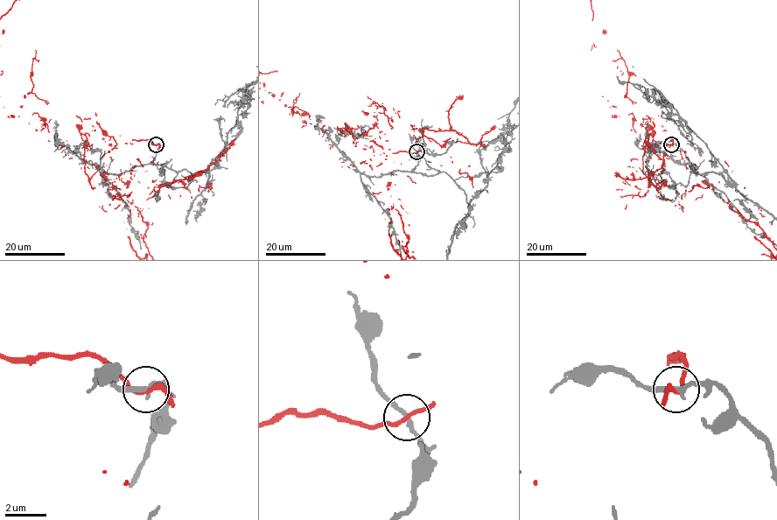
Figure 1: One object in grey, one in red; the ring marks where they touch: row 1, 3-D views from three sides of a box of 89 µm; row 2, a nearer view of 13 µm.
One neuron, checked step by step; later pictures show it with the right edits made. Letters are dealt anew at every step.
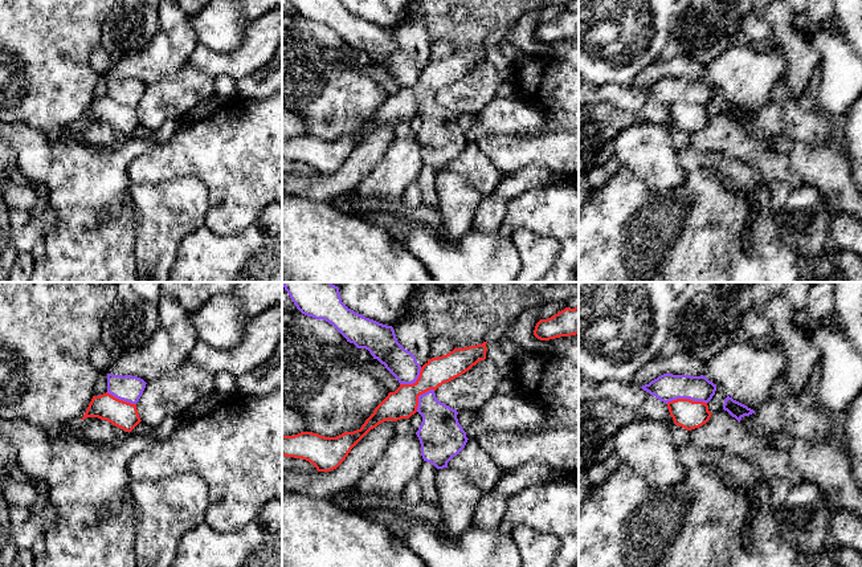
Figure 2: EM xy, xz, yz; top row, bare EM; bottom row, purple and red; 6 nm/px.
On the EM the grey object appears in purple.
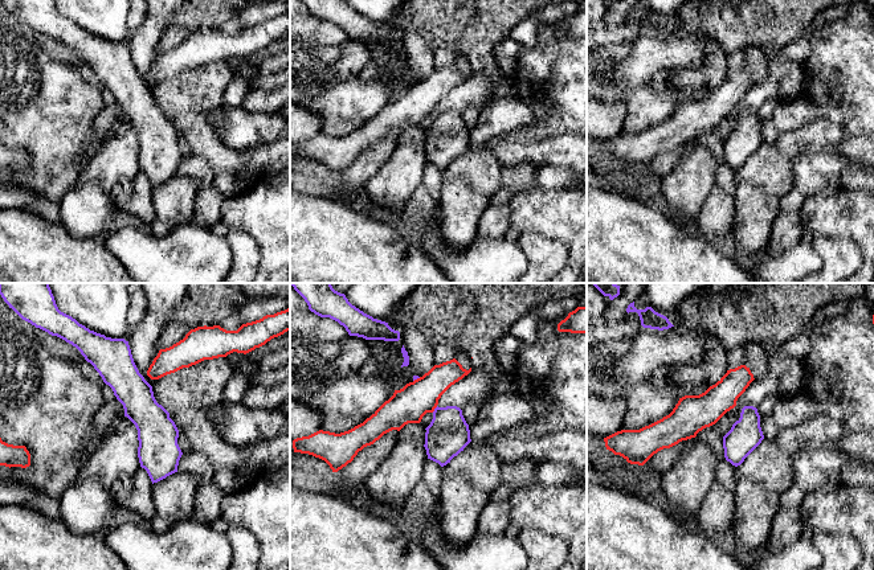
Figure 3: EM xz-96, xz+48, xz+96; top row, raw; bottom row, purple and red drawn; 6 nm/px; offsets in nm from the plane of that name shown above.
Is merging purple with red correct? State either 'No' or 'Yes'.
No

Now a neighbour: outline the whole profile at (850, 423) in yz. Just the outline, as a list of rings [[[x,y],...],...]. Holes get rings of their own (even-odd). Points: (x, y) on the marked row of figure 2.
[[[862,393],[839,416],[837,428],[843,437],[854,477],[862,488]]]

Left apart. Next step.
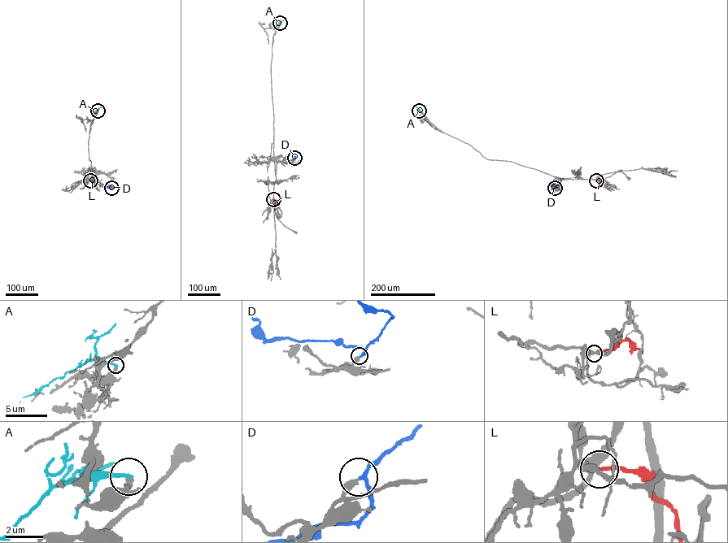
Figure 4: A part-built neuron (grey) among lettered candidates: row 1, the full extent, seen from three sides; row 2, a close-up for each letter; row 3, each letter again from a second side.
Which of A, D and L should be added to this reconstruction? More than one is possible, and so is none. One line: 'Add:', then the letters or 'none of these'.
Add: D

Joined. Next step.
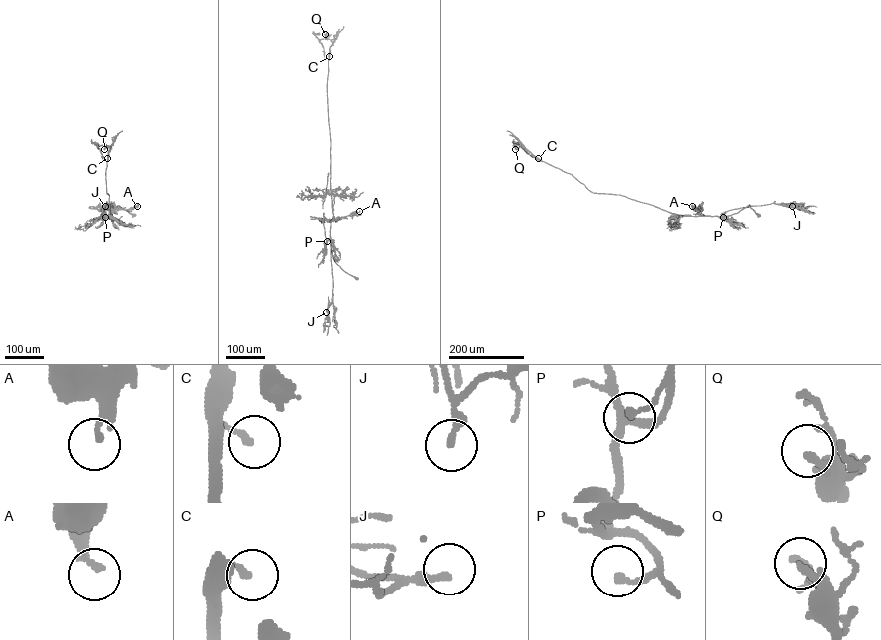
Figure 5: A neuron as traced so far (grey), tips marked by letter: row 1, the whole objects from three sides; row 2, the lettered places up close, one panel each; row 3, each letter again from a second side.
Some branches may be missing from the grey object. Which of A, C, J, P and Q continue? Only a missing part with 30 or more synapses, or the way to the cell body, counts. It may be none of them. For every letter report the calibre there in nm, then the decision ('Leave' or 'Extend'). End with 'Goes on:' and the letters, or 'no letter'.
A: Thickness 130 nm. Leave
C: Thickness 180 nm. Leave
J: Thickness 280 nm. Extend
P: Thickness 180 nm. Leave
Q: Thickness 200 nm. Leave
Goes on: J

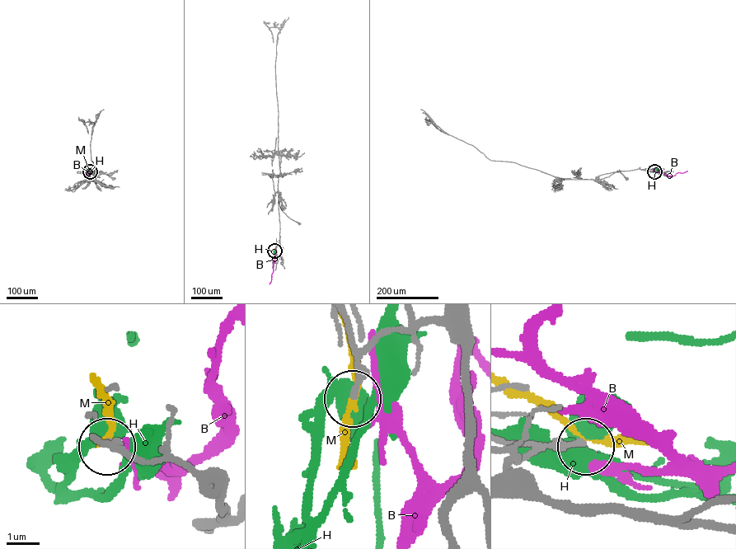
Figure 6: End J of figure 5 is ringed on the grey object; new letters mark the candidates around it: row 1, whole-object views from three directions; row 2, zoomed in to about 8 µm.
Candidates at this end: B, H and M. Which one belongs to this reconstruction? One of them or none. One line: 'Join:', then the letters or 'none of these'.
Join: none of these

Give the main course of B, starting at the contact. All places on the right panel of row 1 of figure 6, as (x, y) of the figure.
B: (653, 171), (671, 176), (687, 171)

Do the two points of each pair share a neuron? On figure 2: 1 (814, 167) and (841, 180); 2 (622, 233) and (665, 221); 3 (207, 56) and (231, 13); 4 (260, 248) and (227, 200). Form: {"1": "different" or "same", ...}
{"1": "same", "2": "same", "3": "different", "4": "different"}

